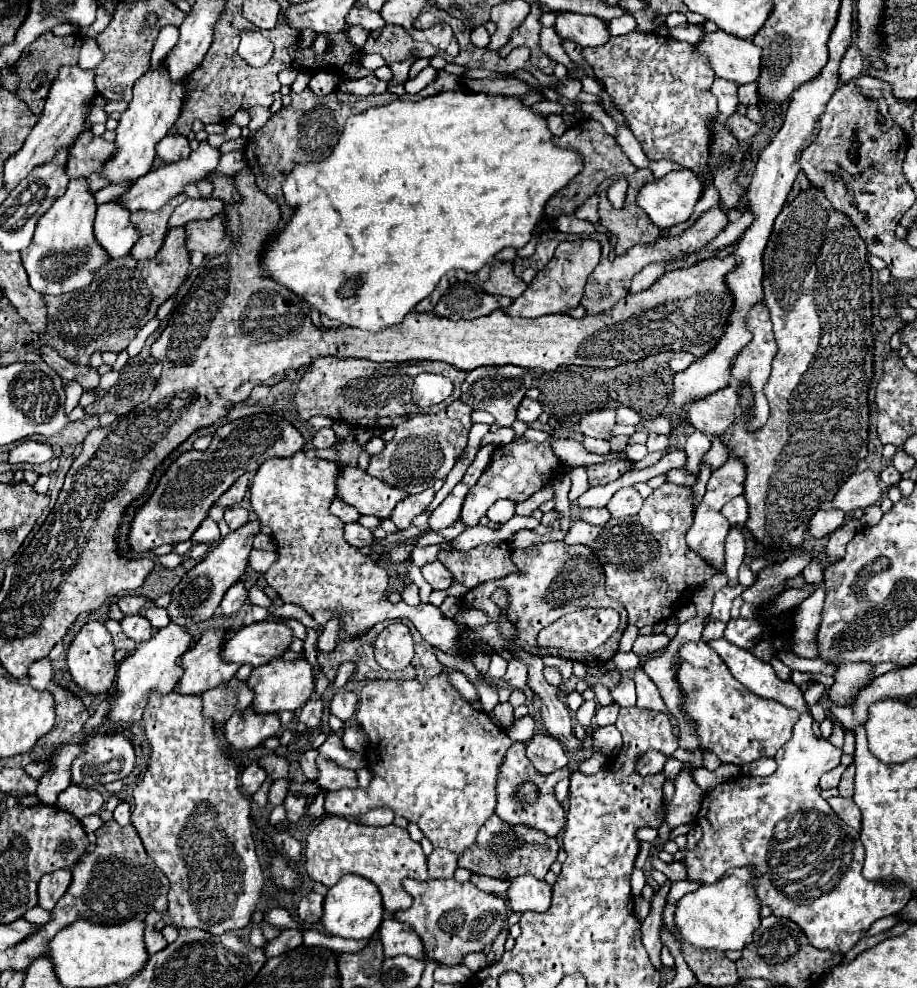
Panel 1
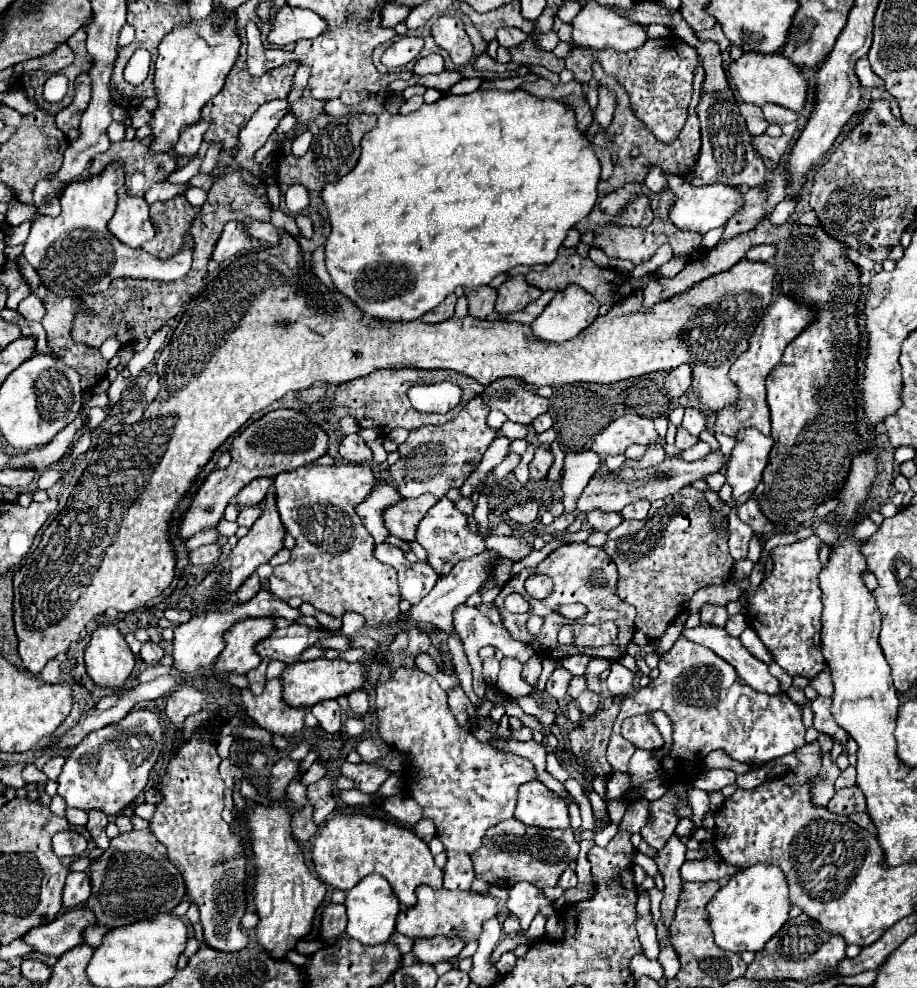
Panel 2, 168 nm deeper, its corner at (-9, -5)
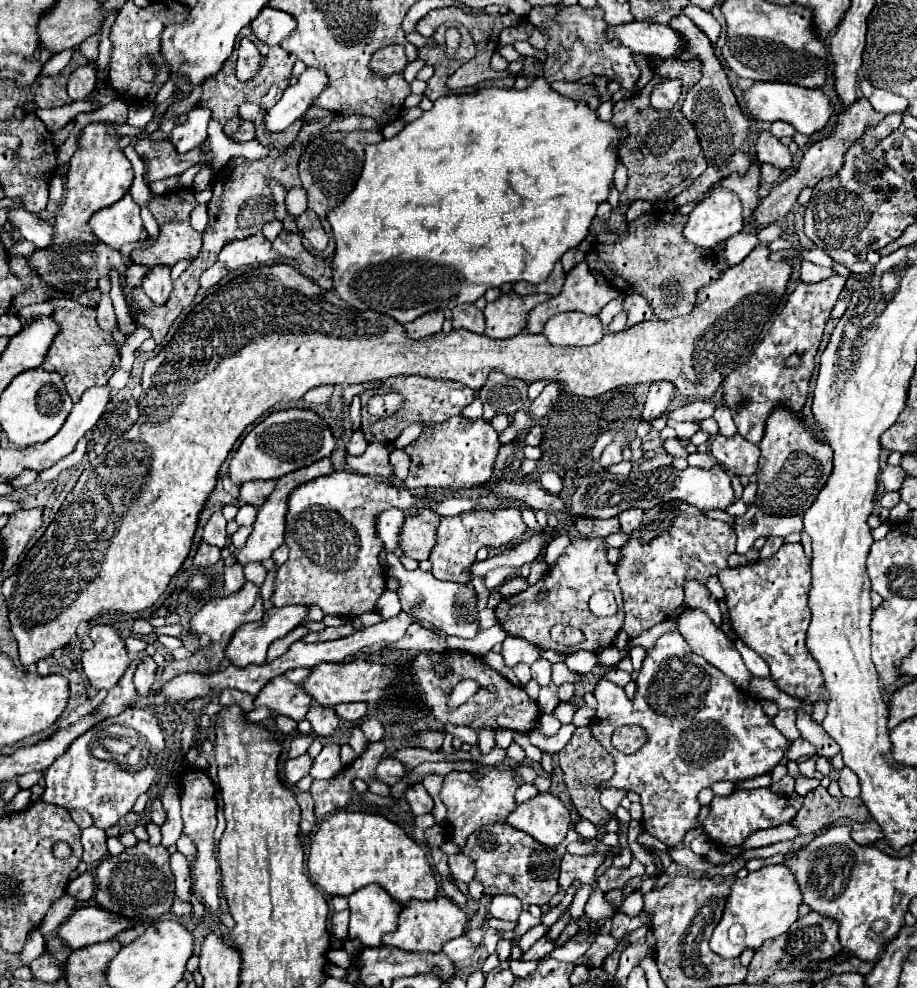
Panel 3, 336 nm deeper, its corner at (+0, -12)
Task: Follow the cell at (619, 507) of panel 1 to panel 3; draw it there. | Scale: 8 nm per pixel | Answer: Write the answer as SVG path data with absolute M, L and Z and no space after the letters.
M627 509L627 511L623 511L623 513L619 515L621 529L623 529L625 533L635 531L635 529L639 527L639 523L641 523L641 517L643 517L643 511L641 511L641 509Z

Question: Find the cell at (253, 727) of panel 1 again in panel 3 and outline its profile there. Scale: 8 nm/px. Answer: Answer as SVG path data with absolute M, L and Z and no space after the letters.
M281 675L261 689L255 705L265 705L271 707L271 711L275 711L277 715L287 715L295 721L303 721L311 705L311 695L307 695L301 685L295 685L285 675Z

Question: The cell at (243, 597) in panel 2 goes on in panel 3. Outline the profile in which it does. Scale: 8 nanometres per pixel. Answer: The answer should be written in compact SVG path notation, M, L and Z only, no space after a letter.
M233 563L233 565L227 565L225 571L223 571L223 577L225 577L225 591L227 593L233 593L233 591L239 591L245 583L245 575L243 575L243 567L239 563Z

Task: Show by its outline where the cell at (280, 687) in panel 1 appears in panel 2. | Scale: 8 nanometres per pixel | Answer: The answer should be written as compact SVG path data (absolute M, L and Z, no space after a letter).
M310 660L310 662L294 662L292 666L286 666L286 670L280 676L282 680L282 694L284 702L294 708L312 708L314 704L322 700L332 700L344 694L350 694L352 690L358 690L364 684L364 674L360 664L350 664L342 660Z

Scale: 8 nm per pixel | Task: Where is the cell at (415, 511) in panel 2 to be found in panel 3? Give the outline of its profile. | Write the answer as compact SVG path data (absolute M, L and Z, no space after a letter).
M423 511L415 519L405 519L401 531L401 549L405 557L423 561L429 559L431 547L435 547L435 531L439 527L441 517L435 511Z

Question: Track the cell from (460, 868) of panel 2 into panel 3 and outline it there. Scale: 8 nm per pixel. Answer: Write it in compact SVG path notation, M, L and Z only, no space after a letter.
M459 853L459 855L451 855L449 857L449 867L451 867L451 873L457 881L463 881L463 883L471 883L471 879L475 877L475 865L471 863L471 859L467 859L467 855Z

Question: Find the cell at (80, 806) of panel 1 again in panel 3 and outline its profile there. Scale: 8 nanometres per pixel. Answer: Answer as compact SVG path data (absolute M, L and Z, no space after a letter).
M99 827L85 829L81 835L81 843L83 843L83 861L87 865L95 865L107 853L107 833Z

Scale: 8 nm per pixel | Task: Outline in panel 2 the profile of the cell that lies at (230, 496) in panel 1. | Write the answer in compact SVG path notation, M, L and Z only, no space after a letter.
M256 478L256 480L252 480L248 486L244 486L238 492L236 506L238 508L244 508L244 506L254 506L254 504L262 502L270 486L272 486L272 480L270 478Z

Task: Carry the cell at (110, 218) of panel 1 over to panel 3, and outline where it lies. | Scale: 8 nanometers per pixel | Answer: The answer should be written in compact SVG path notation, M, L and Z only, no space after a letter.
M125 195L121 201L93 213L89 227L101 243L113 249L121 249L127 243L137 243L147 237L139 205L131 195Z

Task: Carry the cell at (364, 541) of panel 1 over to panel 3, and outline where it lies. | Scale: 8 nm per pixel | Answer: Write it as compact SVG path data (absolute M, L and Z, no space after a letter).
M389 551L381 553L381 565L385 571L399 579L401 587L397 591L403 611L407 611L415 621L427 621L445 635L457 635L457 637L475 637L477 635L477 593L473 585L463 583L451 583L451 581L439 581L431 573L425 573L421 569L407 571L403 563Z

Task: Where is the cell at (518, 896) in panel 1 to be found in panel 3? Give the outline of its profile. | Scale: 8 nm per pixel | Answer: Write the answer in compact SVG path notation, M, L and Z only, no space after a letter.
M495 895L489 905L489 915L503 921L517 921L521 911L521 901L515 895Z

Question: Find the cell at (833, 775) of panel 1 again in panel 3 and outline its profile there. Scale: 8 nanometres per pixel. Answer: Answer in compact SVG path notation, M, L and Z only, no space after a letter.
M843 767L839 771L839 787L841 787L841 793L845 797L859 797L859 781L857 781L857 775L849 769L849 767Z

